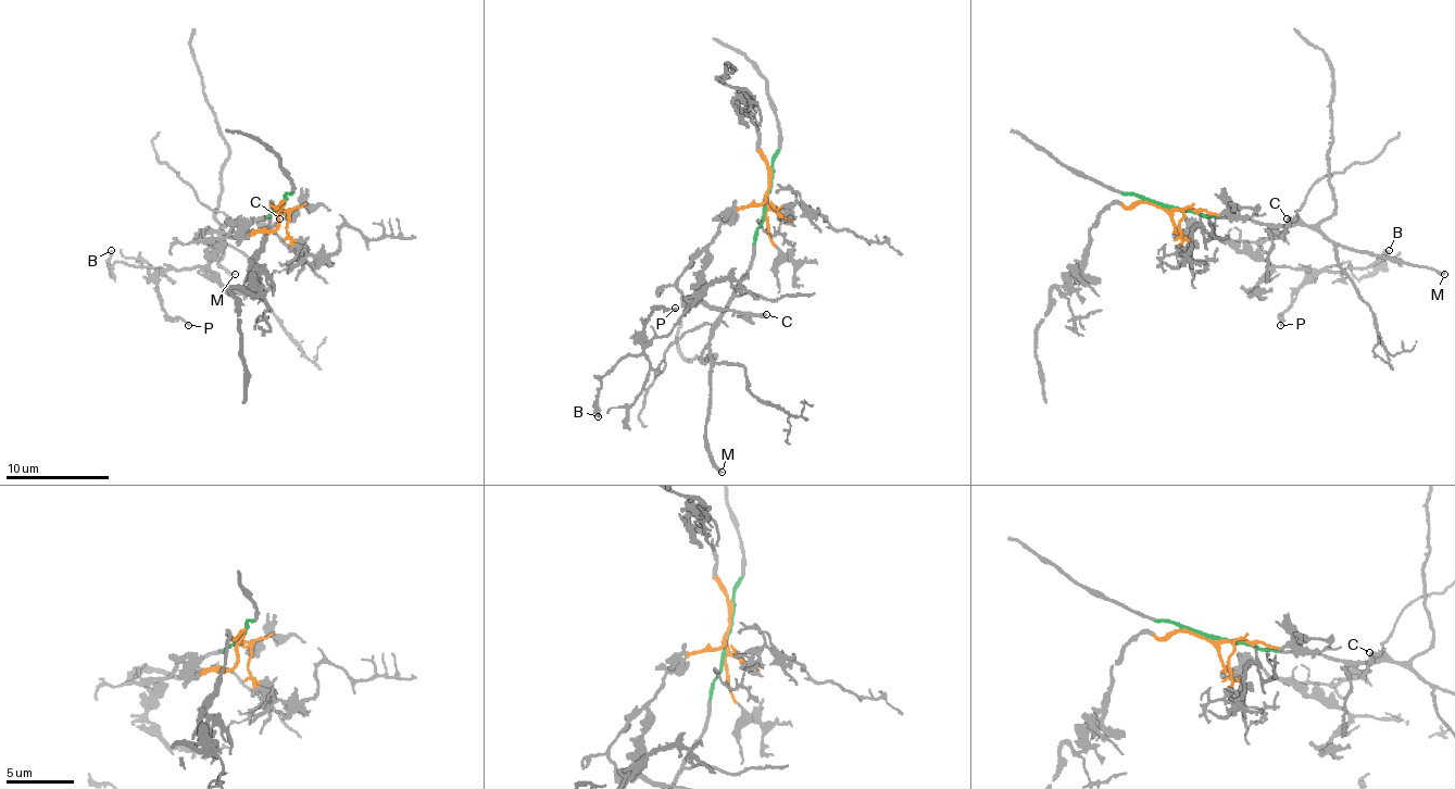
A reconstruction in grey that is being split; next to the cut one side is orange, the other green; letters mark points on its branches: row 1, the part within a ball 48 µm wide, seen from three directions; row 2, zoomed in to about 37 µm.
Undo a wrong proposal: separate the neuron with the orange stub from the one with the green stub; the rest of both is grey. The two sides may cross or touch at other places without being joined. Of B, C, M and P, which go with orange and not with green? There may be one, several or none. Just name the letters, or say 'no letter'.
B, C, P

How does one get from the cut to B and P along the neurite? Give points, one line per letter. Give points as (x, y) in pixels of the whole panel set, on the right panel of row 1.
B: (1169, 208), (1177, 230), (1200, 228), (1277, 266), (1308, 270), (1347, 261), (1357, 277), (1370, 272), (1388, 251)
P: (1169, 208), (1171, 225), (1177, 230), (1184, 233), (1198, 225), (1282, 266), (1314, 272), (1282, 315), (1280, 326)

